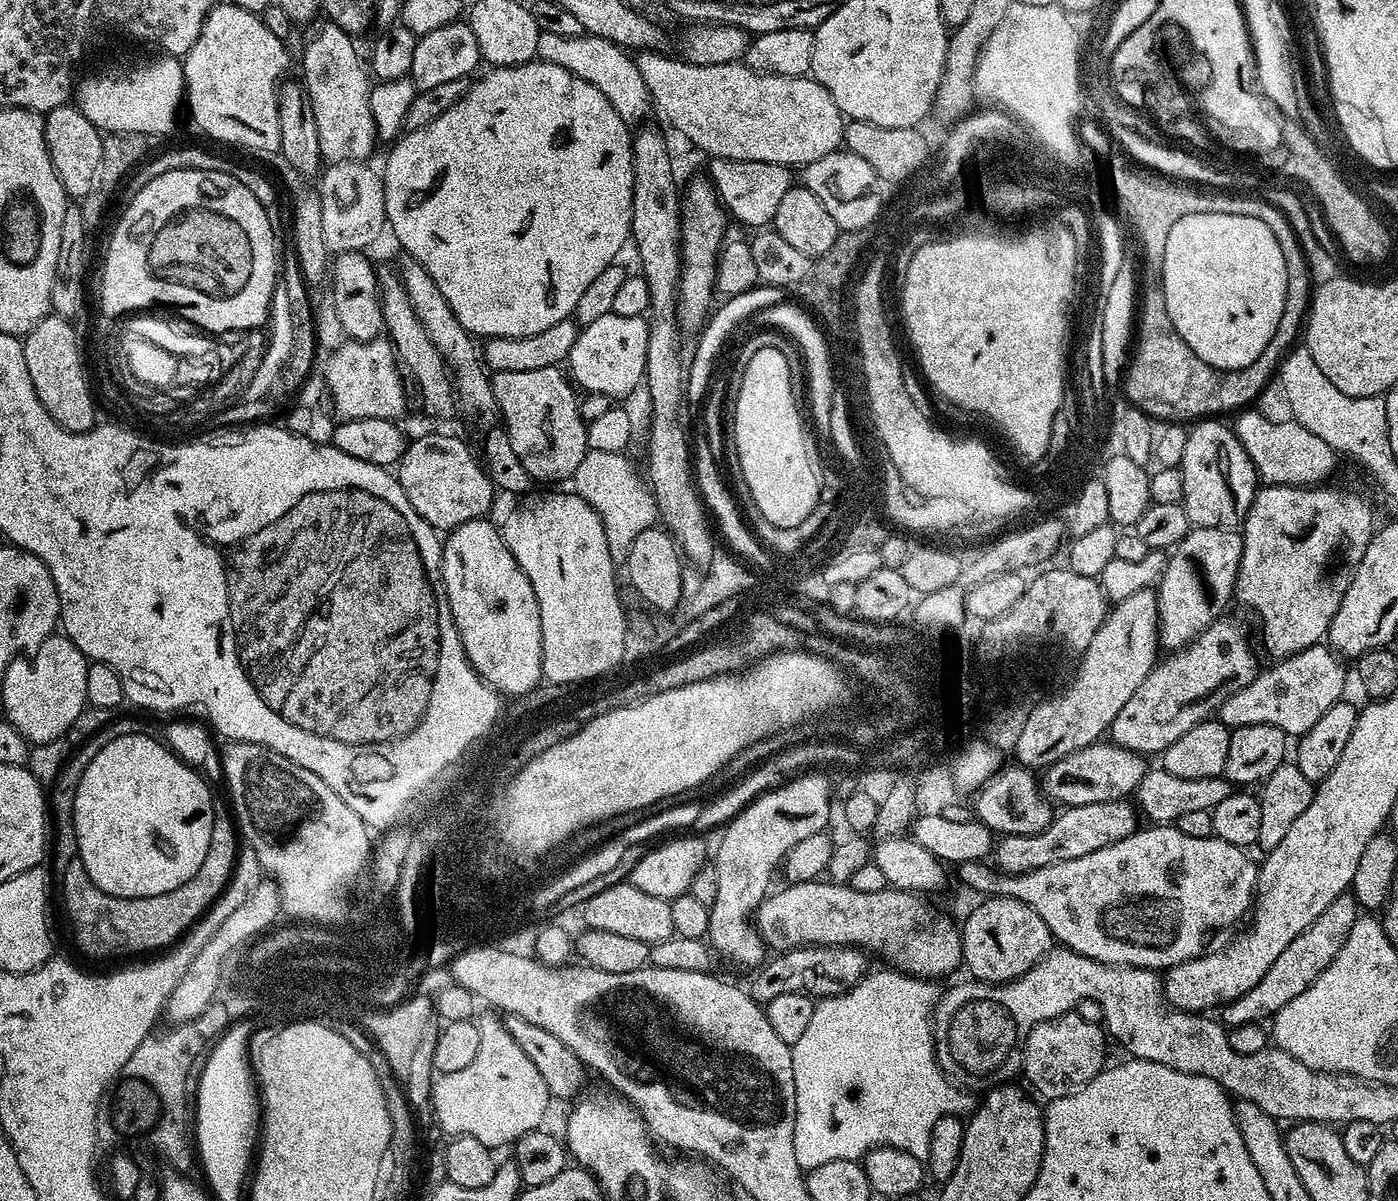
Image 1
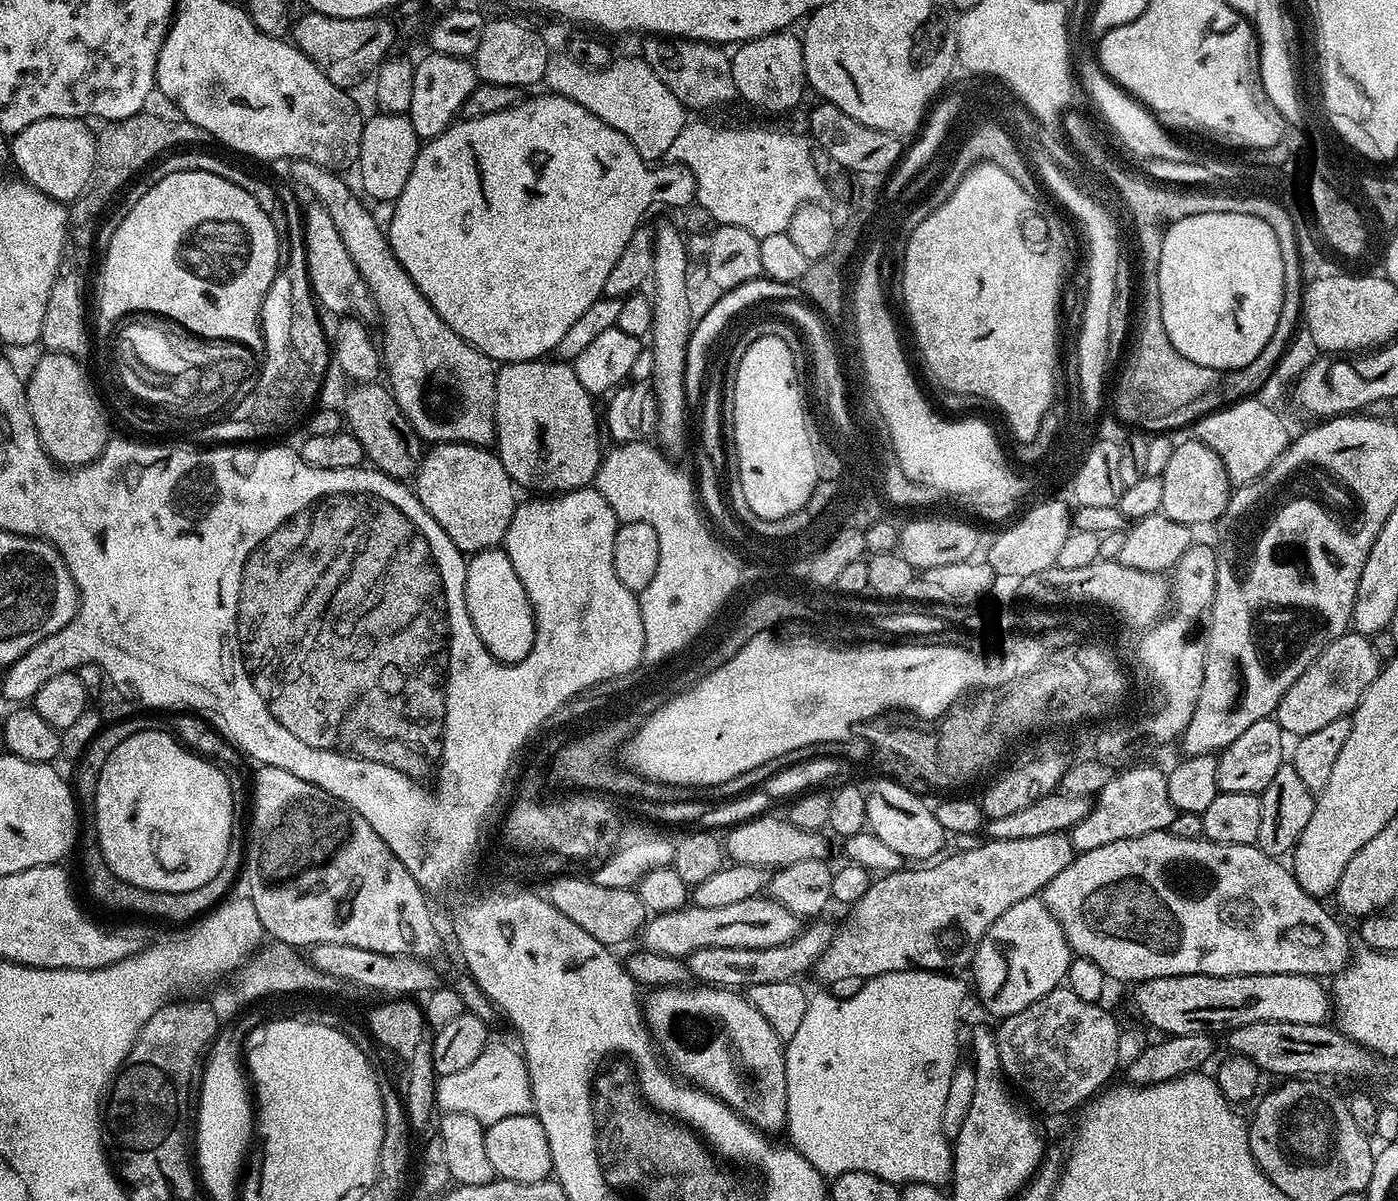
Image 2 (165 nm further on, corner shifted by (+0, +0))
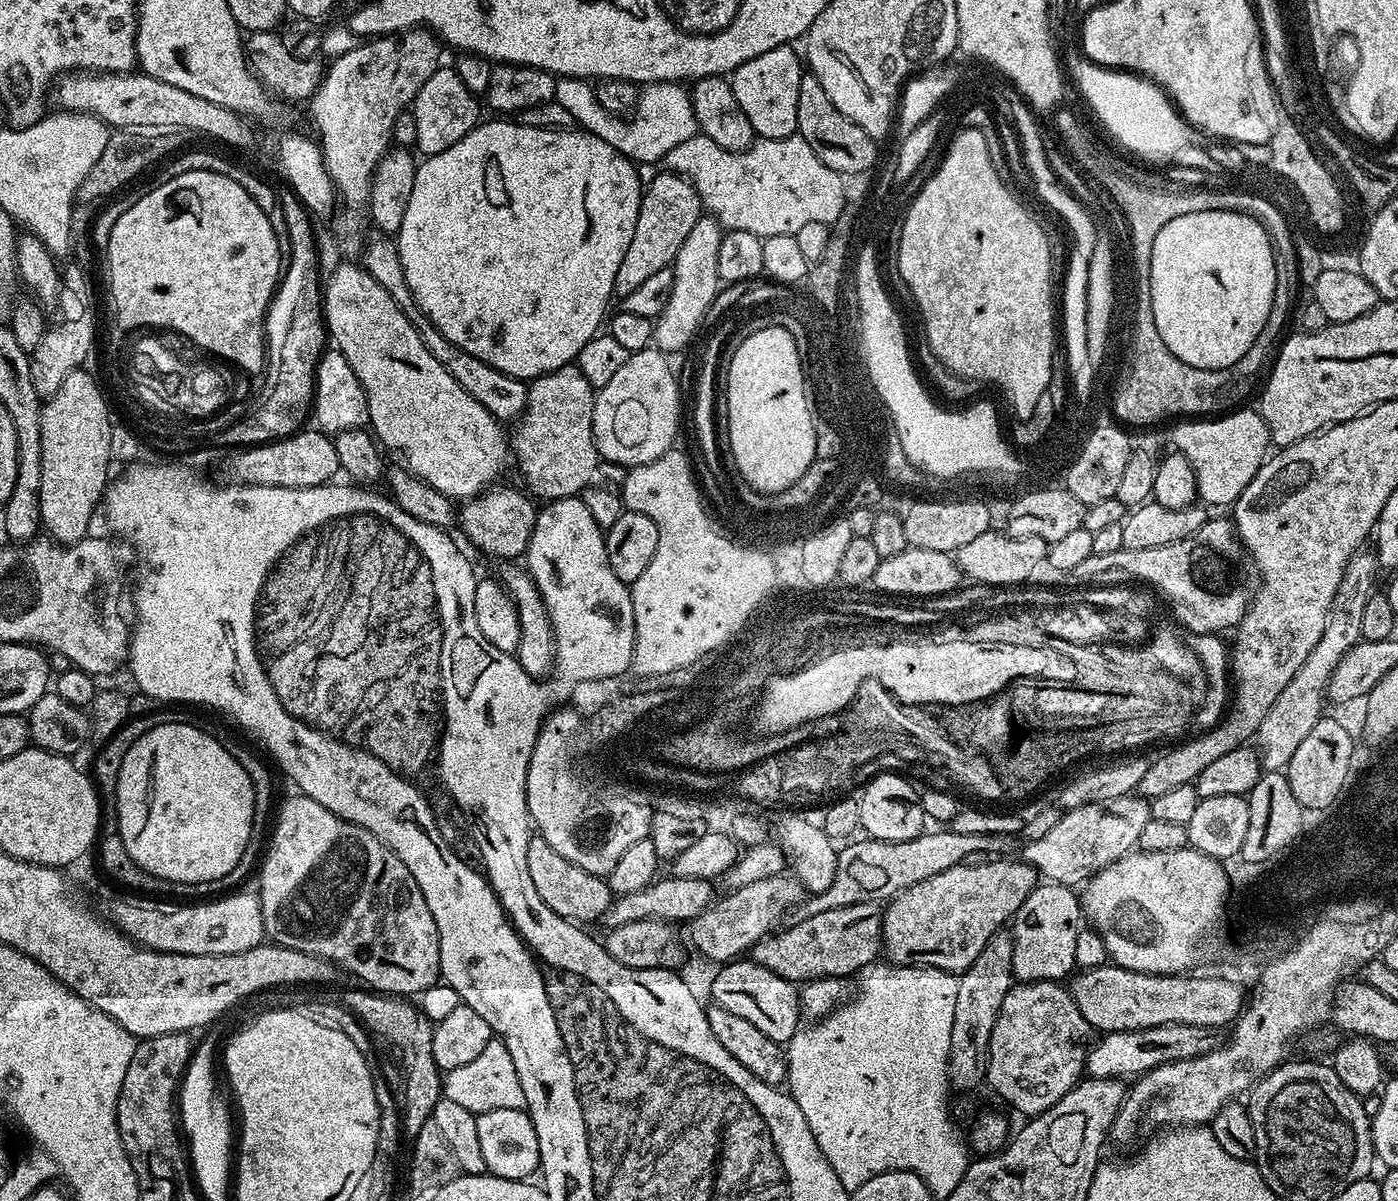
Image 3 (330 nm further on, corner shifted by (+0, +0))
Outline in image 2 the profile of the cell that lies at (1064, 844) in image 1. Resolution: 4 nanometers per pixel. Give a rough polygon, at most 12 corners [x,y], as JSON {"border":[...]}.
{"border":[[1064,832],[988,838],[873,879],[824,984],[959,973],[1074,859]]}

